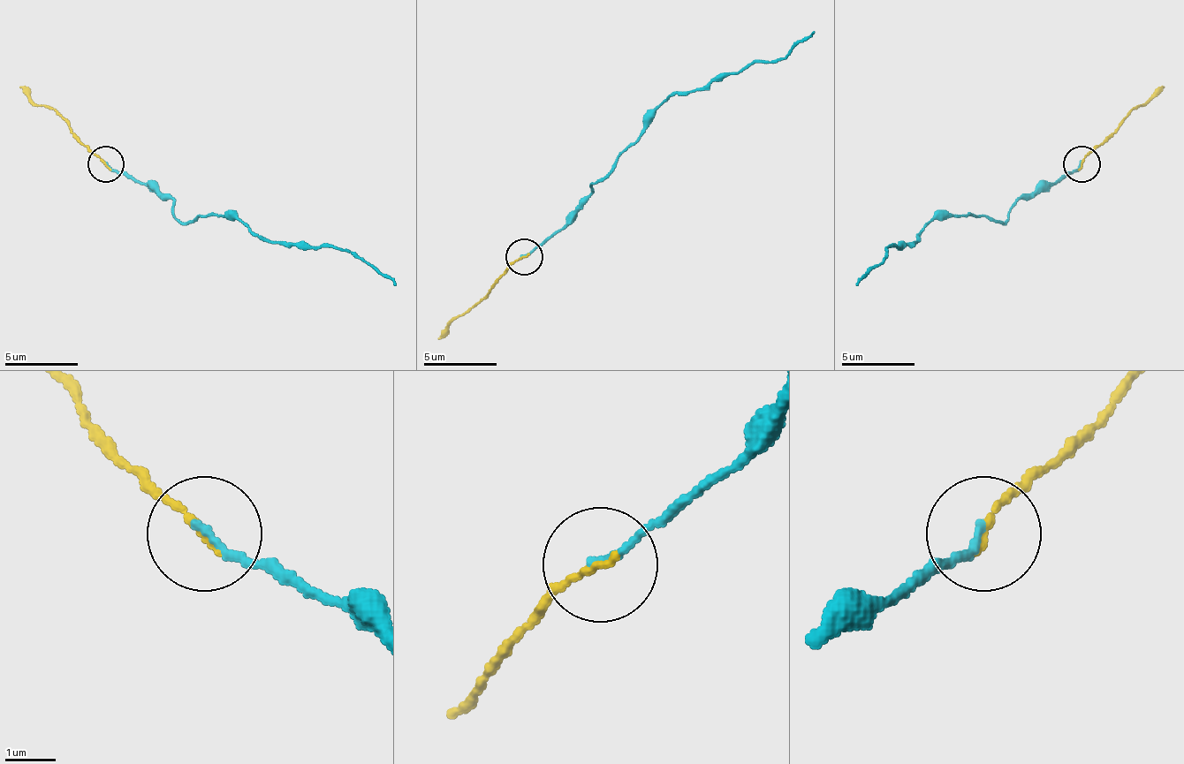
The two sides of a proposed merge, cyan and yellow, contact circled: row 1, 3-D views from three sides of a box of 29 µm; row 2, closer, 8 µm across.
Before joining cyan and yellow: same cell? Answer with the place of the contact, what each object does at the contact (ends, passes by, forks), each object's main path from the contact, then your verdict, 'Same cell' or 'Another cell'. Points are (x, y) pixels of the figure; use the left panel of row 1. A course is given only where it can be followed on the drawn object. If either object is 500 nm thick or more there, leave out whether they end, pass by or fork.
Place: (105, 164). At the ring cyan ends. At the ring yellow ends. Course of cyan: (104, 163), (163, 192), (181, 222), (233, 215), (247, 229), (281, 244), (354, 251), (394, 284). Course of yellow: (104, 163), (20, 86). Same cell

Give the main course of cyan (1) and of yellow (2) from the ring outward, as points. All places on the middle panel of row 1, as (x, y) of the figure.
1: (523, 258), (581, 202), (600, 177), (636, 140), (651, 115), (666, 100), (754, 63), (772, 63), (813, 30)
2: (523, 258), (438, 338)

